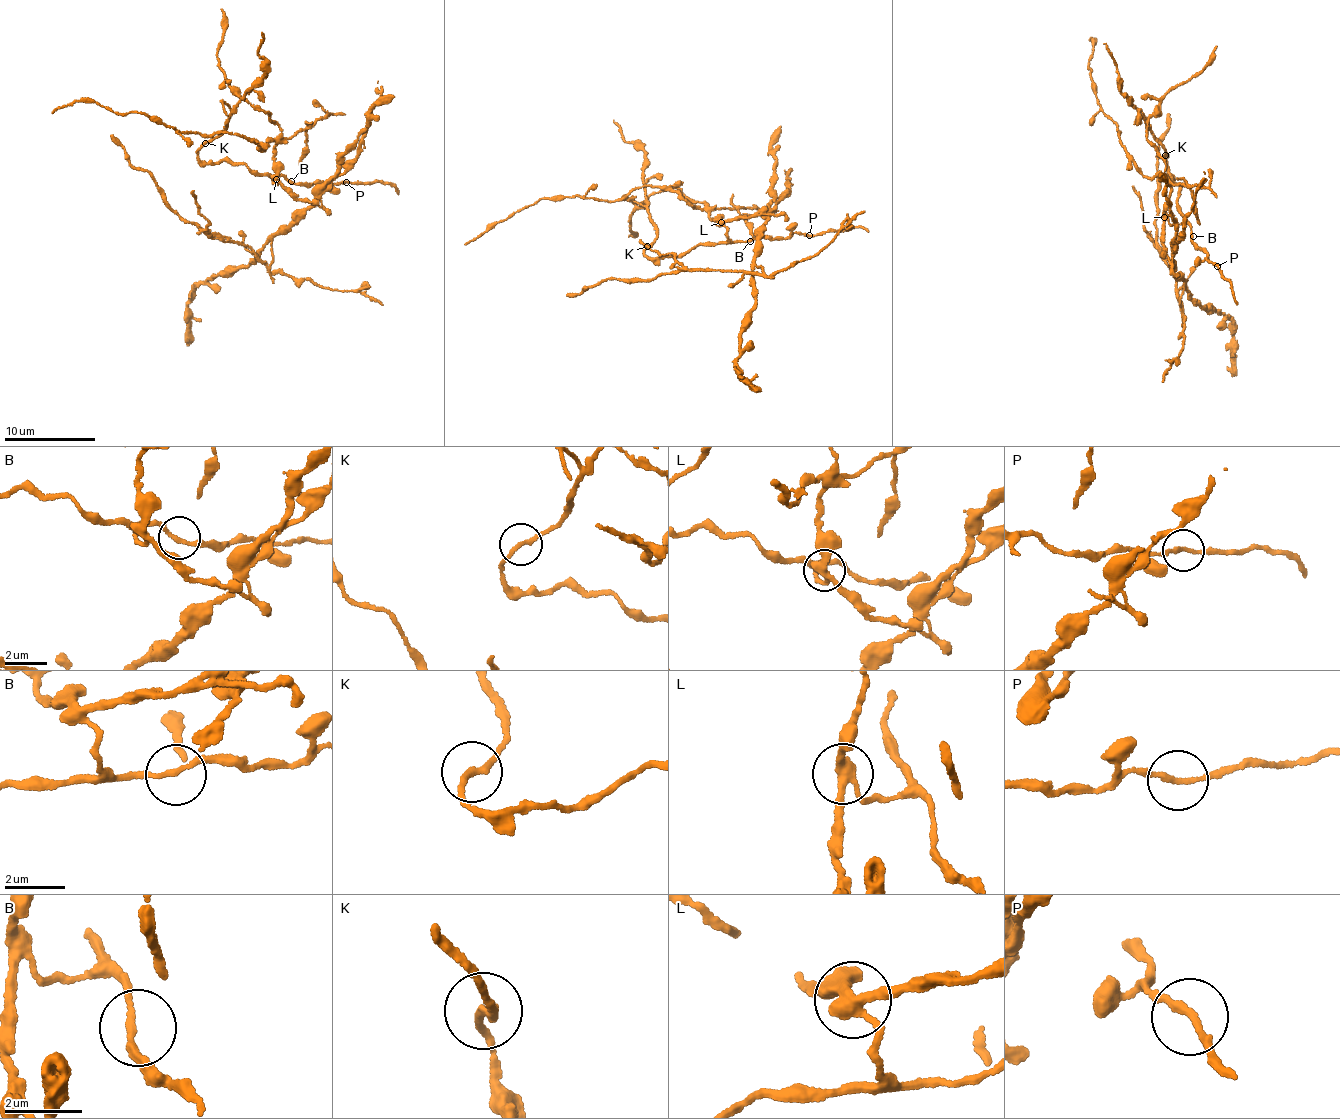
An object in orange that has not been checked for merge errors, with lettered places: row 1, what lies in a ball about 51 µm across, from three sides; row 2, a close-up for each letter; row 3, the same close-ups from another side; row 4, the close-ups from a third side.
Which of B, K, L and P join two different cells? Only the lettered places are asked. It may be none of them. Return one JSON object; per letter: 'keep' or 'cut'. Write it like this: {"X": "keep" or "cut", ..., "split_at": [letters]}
{"B": "keep", "K": "cut", "L": "cut", "P": "keep", "split_at": ["K", "L"]}

